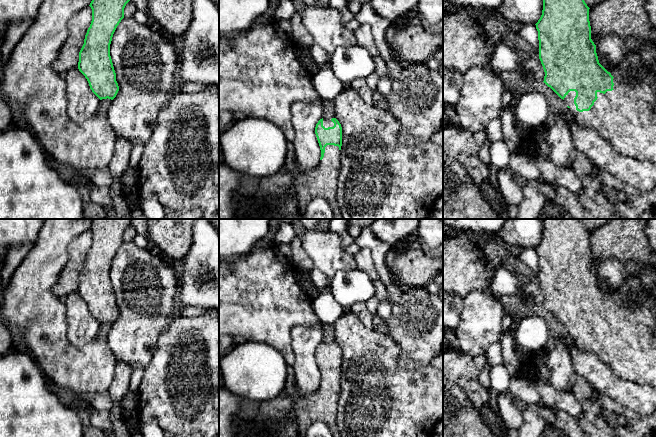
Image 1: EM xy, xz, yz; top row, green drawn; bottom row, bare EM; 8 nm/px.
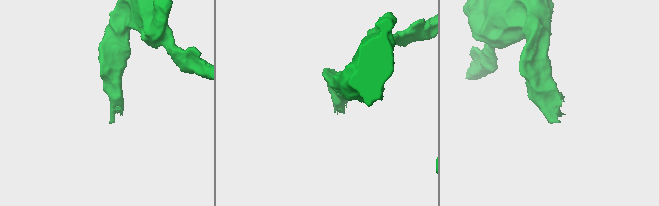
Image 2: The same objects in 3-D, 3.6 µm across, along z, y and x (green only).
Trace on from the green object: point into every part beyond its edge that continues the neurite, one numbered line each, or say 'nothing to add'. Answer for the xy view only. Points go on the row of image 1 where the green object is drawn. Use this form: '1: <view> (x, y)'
nothing to add

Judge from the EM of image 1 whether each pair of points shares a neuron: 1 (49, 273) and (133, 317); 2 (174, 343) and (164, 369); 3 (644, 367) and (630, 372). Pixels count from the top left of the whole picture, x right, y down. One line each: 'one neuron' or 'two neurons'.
1: two neurons
2: one neuron
3: one neuron

